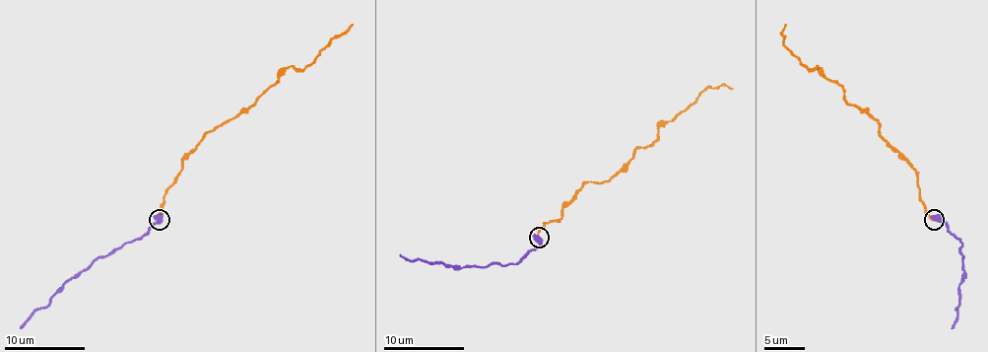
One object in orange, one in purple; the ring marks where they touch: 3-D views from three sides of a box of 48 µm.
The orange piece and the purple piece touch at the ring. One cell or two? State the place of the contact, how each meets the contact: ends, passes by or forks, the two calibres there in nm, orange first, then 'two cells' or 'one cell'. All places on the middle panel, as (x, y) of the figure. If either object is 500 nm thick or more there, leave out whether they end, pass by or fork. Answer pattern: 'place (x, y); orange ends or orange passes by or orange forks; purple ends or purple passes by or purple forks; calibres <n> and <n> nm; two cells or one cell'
place (539, 237); calibres 220 and 700 nm; one cell

